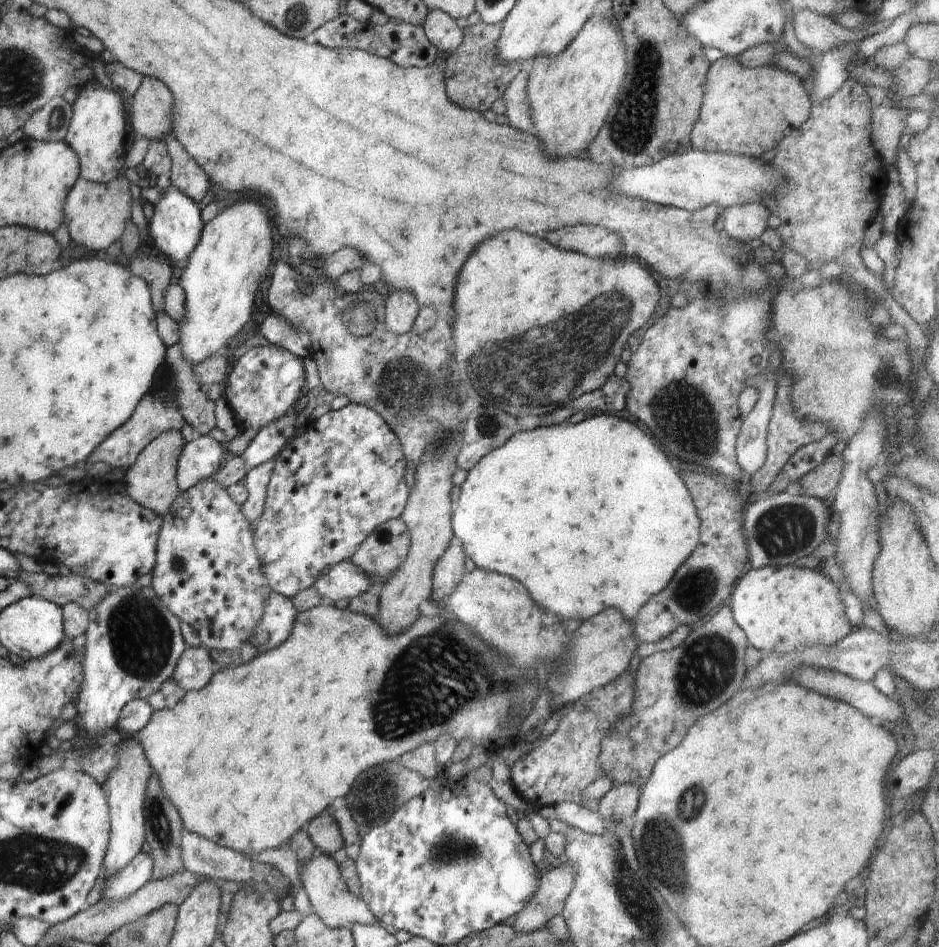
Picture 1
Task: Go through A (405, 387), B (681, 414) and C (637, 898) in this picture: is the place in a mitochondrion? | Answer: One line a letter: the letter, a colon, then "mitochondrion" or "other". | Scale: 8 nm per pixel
A: mitochondrion
B: mitochondrion
C: mitochondrion

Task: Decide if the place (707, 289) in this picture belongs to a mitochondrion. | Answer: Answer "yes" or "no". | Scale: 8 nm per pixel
no

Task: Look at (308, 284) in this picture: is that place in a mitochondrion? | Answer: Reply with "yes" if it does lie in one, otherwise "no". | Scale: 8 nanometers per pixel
no

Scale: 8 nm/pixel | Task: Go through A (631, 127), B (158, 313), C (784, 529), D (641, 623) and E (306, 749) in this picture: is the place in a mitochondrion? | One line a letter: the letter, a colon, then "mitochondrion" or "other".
A: mitochondrion
B: other
C: mitochondrion
D: other
E: other

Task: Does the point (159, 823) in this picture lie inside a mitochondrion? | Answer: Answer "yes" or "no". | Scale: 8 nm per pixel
yes

